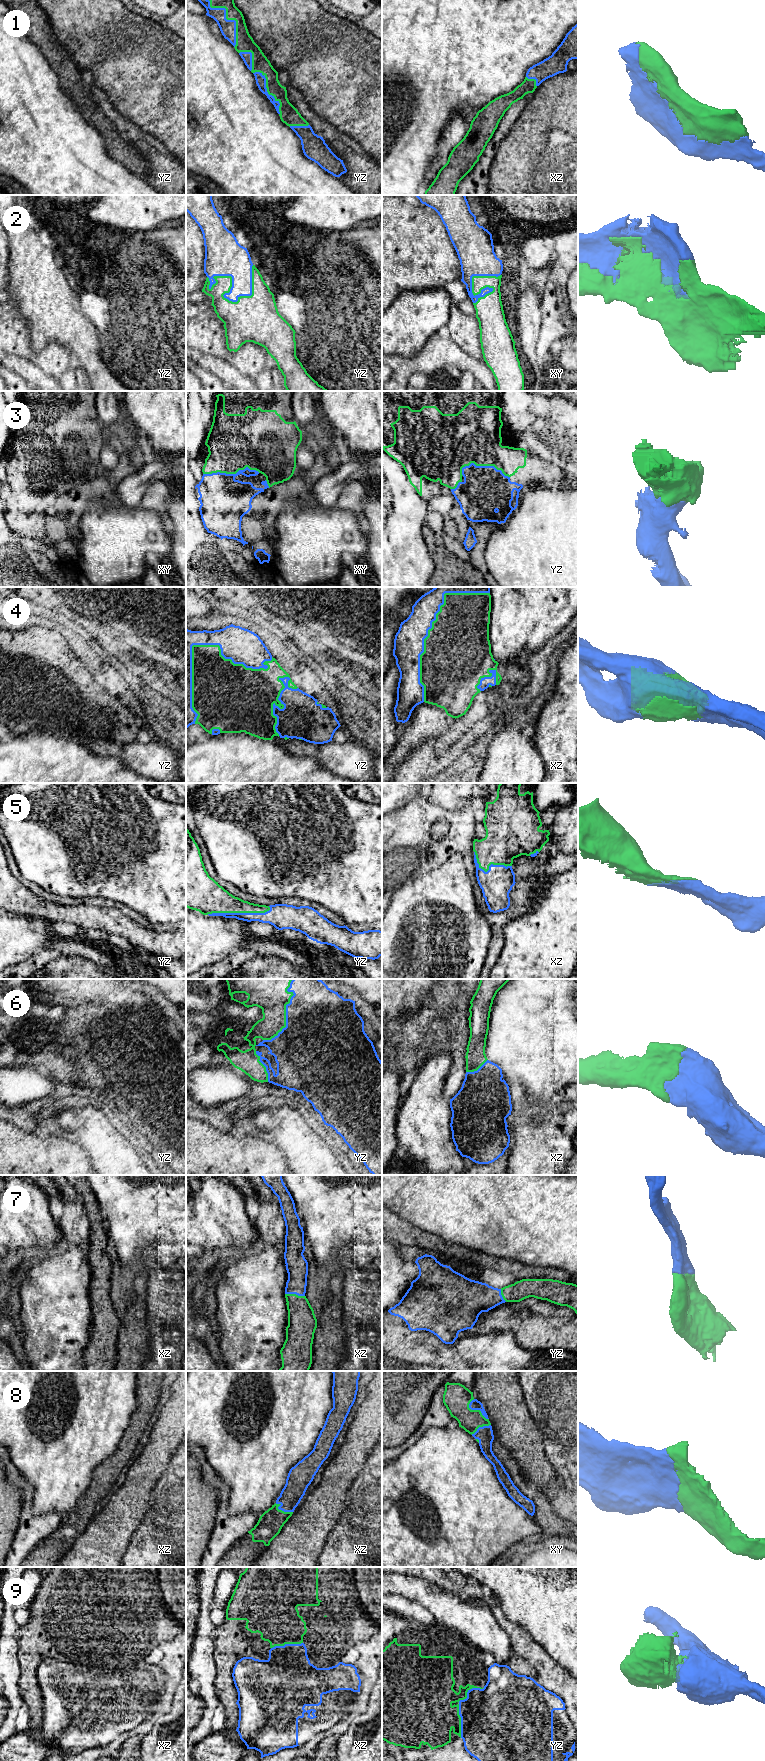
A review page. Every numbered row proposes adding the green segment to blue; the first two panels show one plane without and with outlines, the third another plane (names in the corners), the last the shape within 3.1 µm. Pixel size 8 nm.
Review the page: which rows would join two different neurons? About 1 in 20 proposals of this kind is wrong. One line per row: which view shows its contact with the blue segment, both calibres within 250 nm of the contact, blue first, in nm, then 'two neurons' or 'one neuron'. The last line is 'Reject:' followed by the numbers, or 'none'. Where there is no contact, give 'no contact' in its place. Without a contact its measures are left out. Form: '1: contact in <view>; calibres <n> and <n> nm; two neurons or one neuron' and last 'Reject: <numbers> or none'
1: contact in yz; calibres 130 and 140 nm; one neuron
2: contact in yz; calibres 180 and 360 nm; one neuron
3: contact in xy; calibres 380 and 420 nm; one neuron
4: contact in yz; calibres 220 and 320 nm; one neuron
5: contact in yz; calibres 100 and 240 nm; one neuron
6: contact in yz; calibres 500 and 320 nm; one neuron
7: contact in xz; calibres 180 and 240 nm; one neuron
8: contact in xy; calibres 80 and 220 nm; one neuron
9: contact in yz; calibres 500 and 380 nm; two neurons
Reject: 9

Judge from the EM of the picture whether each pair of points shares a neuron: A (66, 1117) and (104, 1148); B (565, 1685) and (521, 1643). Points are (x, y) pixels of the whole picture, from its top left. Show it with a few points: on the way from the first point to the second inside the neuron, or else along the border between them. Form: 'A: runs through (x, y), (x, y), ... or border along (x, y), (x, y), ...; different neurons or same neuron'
A: runs through (75, 1121), (95, 1139); same neuron
B: runs through (559, 1672), (548, 1659), (534, 1648); same neuron

